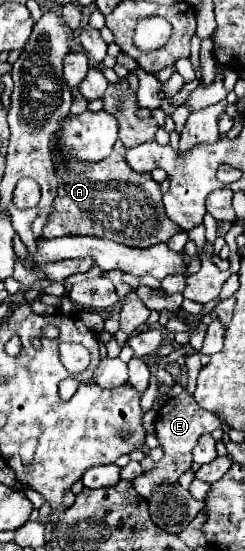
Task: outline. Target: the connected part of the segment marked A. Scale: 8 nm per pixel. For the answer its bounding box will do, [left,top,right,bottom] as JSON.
[43,141,181,247]

